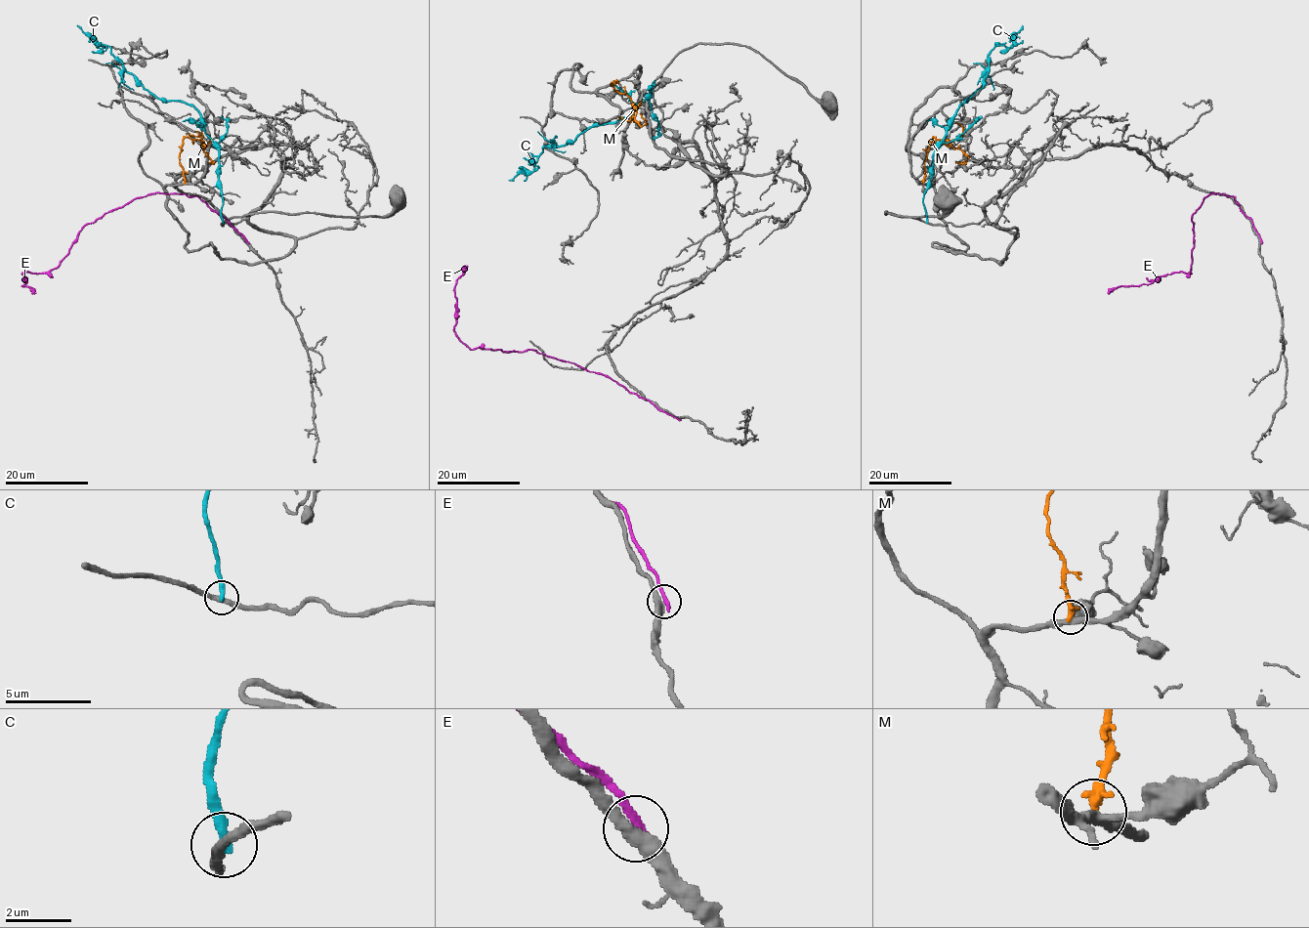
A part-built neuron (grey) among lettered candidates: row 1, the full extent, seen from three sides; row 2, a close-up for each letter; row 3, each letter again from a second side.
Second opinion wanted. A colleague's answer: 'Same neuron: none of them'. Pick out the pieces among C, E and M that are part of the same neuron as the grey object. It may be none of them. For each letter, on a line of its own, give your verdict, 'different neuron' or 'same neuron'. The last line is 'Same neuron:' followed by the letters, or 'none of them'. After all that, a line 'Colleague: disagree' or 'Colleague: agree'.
C: different neuron
E: different neuron
M: different neuron
Same neuron: none of them
Colleague: agree

